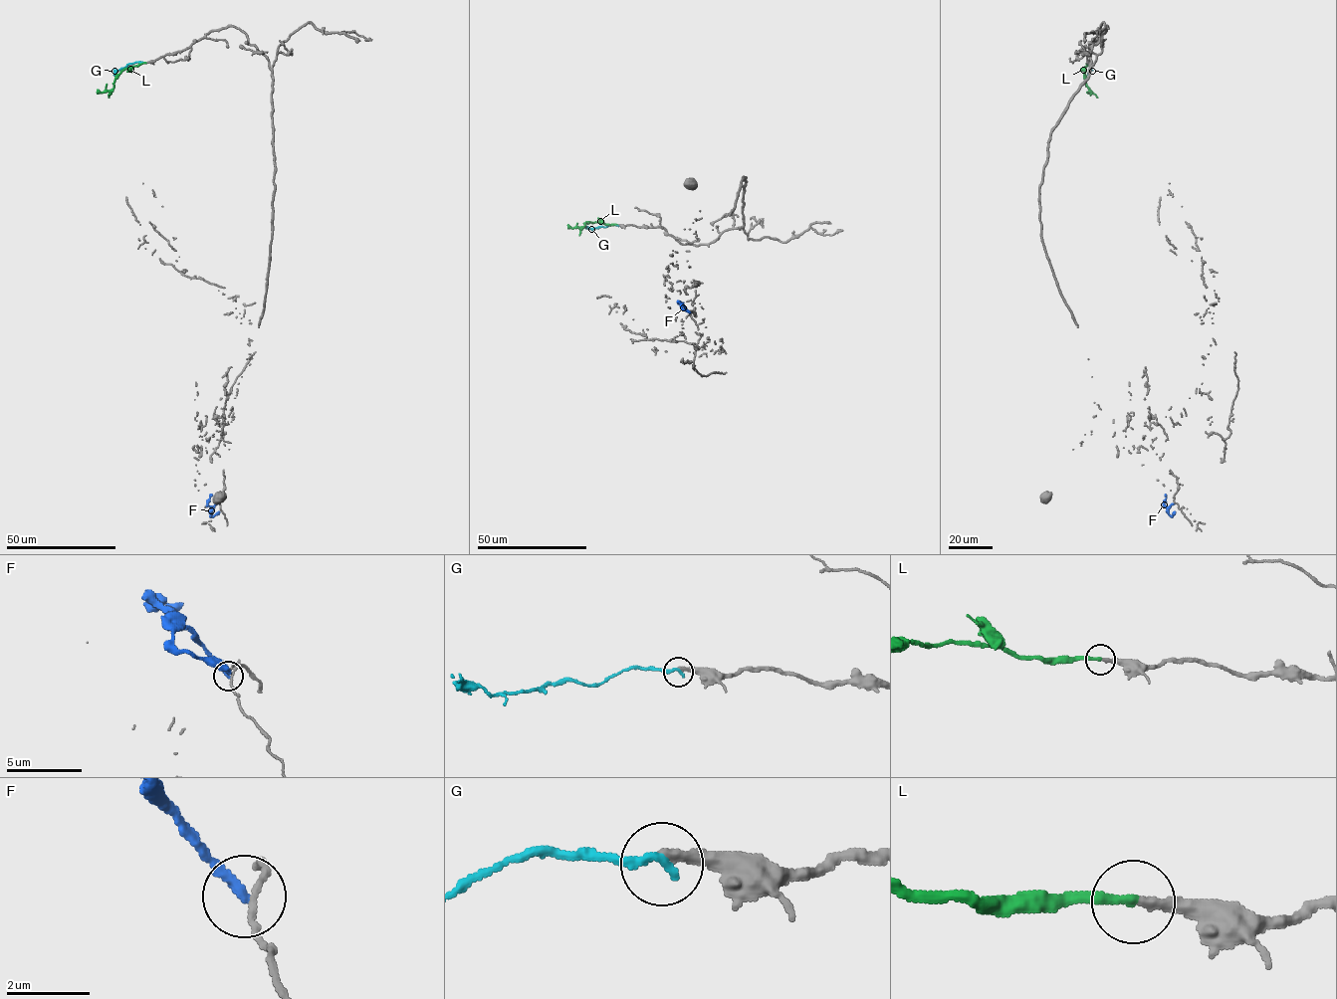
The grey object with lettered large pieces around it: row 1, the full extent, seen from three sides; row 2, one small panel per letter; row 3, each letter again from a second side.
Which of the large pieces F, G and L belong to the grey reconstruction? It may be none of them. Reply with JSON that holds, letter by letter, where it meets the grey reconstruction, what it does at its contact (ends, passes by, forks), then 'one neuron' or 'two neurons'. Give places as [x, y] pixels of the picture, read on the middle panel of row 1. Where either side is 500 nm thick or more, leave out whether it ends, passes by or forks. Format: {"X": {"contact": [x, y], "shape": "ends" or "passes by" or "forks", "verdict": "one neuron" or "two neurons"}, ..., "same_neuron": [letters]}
{"F": {"contact": [690, 312], "shape": "ends", "verdict": "two neurons"}, "G": {"contact": [617, 225], "shape": "ends", "verdict": "two neurons"}, "L": {"contact": [617, 225], "shape": "ends", "verdict": "one neuron"}, "same_neuron": ["L"]}

